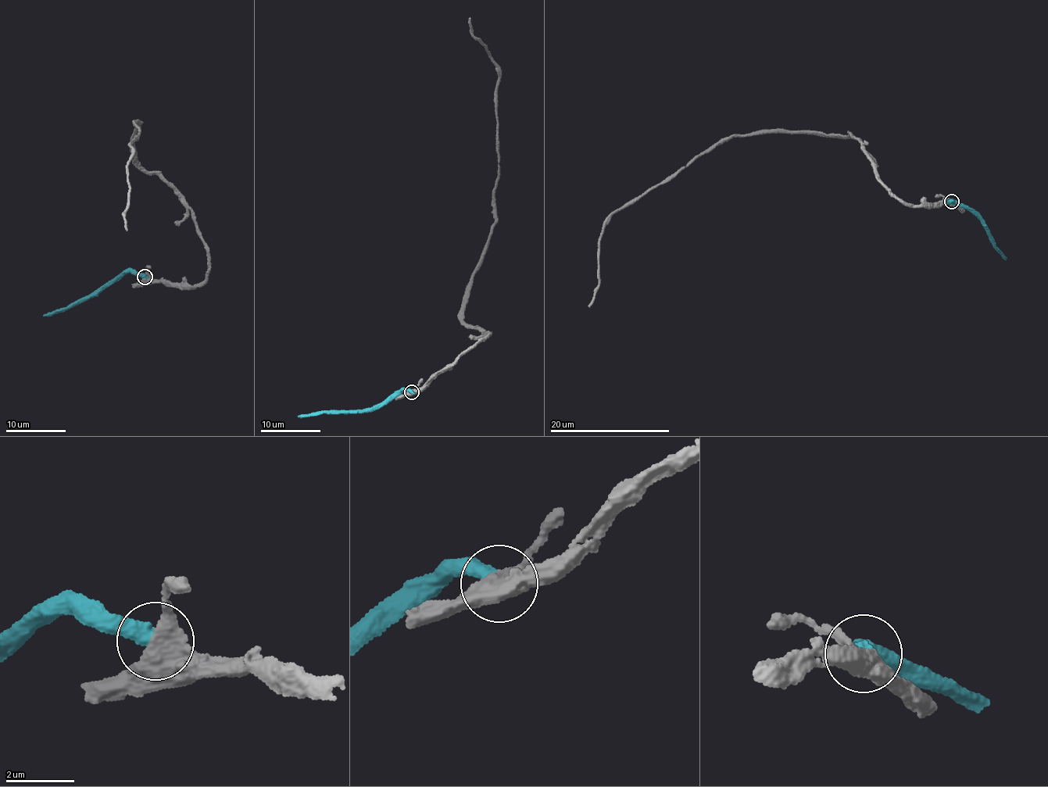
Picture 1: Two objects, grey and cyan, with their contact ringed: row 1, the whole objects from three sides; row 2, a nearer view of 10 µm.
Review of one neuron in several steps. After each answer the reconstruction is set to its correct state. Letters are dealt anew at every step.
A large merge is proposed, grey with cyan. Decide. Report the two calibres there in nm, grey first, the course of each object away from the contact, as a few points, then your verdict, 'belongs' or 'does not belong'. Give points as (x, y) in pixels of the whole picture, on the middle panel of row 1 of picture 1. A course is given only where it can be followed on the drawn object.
550 nm thick on the grey side, 480 nm on the other; grey runs (411, 391), (427, 387), (491, 335), (463, 320), (470, 276), (495, 220), (499, 160), (499, 76), (470, 19); cyan runs (412, 391), (402, 390), (391, 394), (384, 402), (355, 411), (323, 412), (298, 416); does not belong

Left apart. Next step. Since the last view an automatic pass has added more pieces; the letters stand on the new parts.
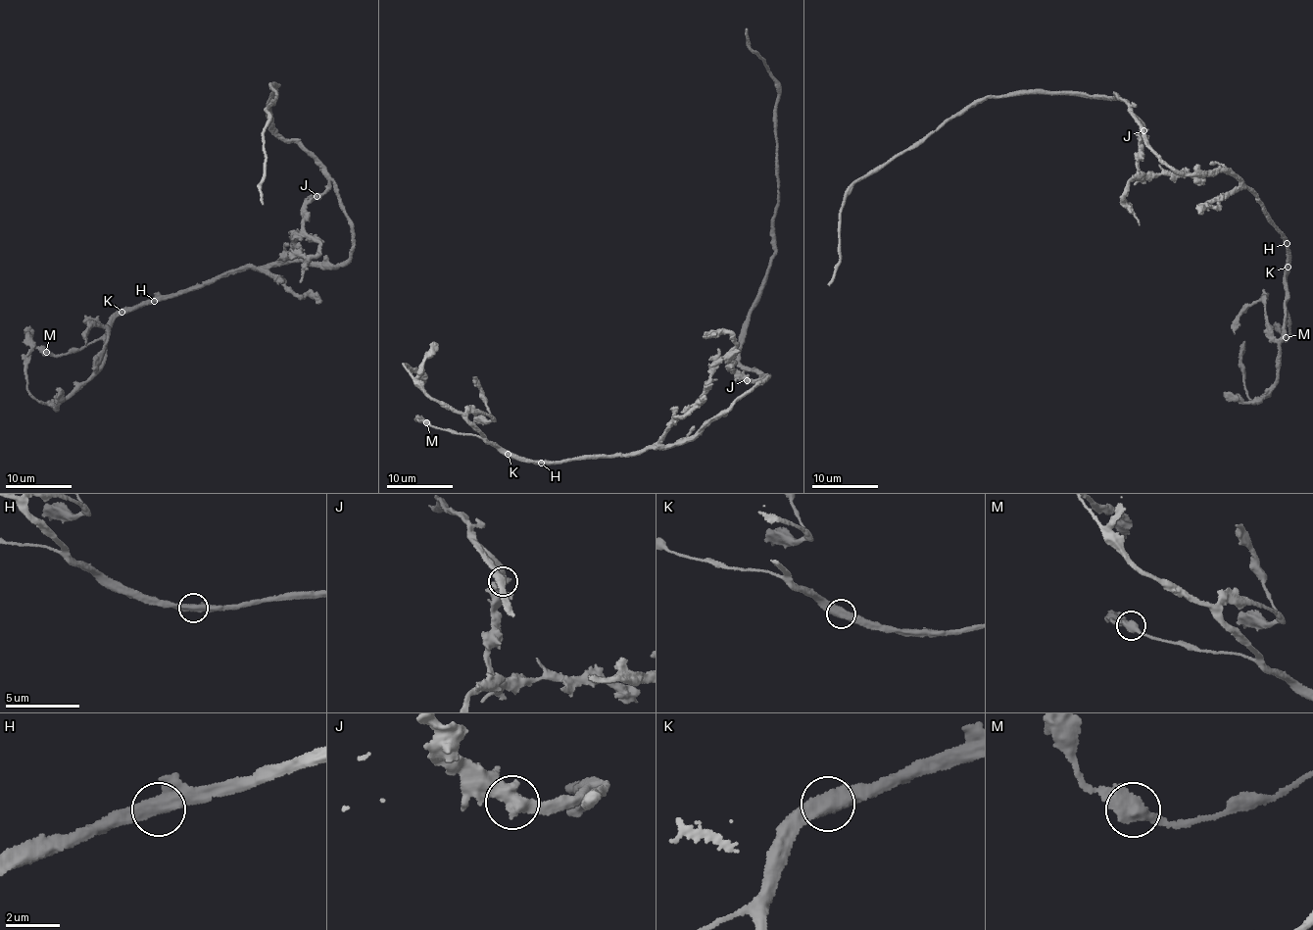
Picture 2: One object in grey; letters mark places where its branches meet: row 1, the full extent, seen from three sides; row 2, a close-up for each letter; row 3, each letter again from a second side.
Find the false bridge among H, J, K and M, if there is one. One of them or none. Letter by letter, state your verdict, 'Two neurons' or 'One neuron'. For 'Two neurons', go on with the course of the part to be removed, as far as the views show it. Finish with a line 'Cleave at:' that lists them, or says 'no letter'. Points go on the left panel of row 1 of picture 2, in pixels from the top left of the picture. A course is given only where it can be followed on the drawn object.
H: One neuron
J: One neuron
K: One neuron
M: One neuron
Cleave at: no letter

